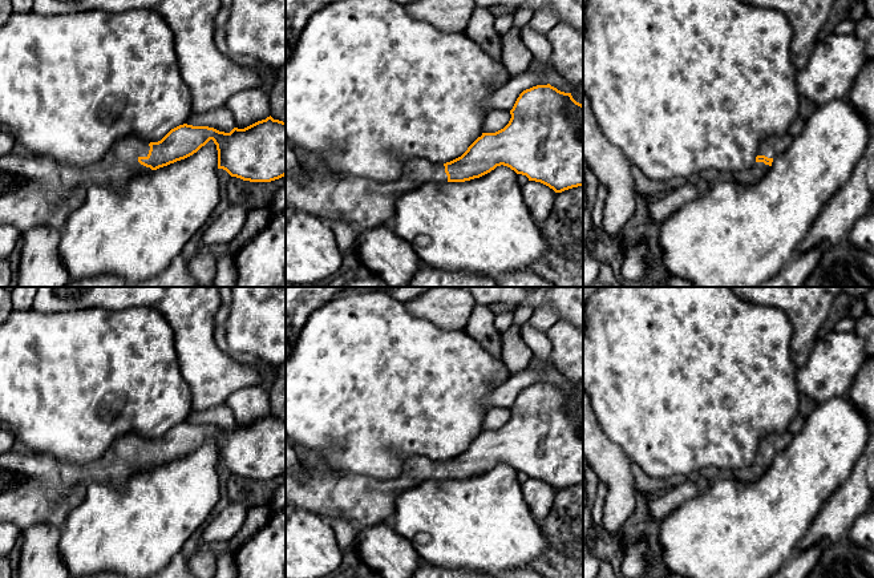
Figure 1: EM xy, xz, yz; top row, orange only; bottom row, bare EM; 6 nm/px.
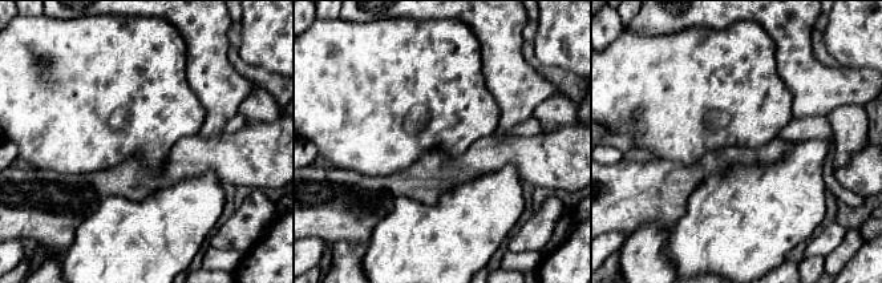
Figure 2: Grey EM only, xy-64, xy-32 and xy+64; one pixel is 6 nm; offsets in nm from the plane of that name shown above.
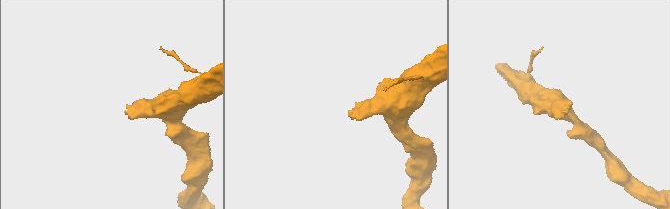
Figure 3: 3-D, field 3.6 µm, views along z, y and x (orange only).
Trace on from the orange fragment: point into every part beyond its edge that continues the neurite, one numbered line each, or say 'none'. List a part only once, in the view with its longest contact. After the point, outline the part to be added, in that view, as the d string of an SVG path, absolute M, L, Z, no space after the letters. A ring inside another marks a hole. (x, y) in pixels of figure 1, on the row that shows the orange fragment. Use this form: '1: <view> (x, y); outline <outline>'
1: xy (35, 190); outline M129 136L90 165L31 153L1 155L0 226L11 225L21 233L43 226L60 231L92 185L124 190L134 177L153 171L138 162L149 150L149 142Z

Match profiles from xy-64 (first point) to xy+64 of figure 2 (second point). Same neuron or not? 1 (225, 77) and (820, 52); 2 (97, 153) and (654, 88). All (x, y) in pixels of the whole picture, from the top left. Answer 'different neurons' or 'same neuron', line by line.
1: different neurons
2: same neuron

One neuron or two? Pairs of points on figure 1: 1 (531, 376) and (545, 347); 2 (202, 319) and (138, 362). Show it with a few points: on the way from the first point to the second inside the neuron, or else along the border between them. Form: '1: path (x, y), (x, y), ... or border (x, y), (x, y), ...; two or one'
1: border (531, 364), (542, 370), (554, 368); two
2: border (157, 311), (173, 332), (174, 352), (179, 368); two

